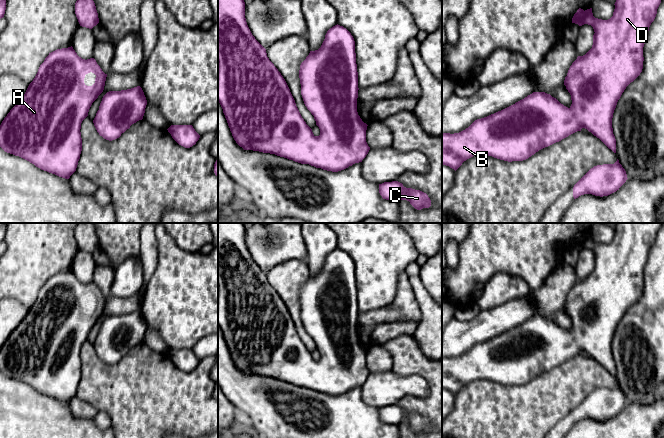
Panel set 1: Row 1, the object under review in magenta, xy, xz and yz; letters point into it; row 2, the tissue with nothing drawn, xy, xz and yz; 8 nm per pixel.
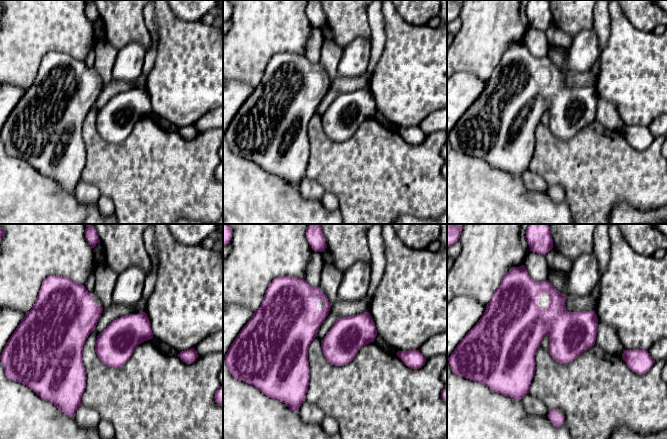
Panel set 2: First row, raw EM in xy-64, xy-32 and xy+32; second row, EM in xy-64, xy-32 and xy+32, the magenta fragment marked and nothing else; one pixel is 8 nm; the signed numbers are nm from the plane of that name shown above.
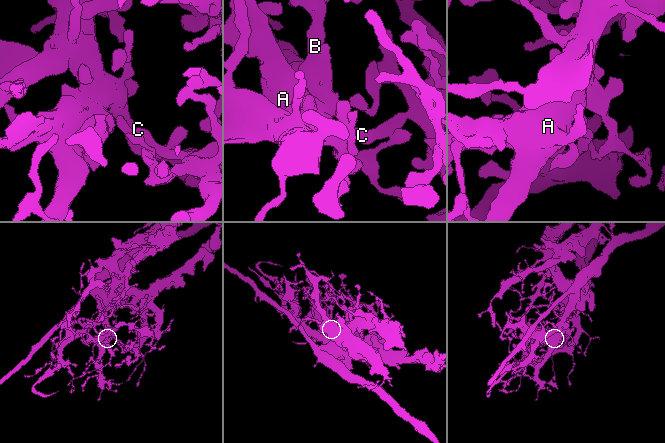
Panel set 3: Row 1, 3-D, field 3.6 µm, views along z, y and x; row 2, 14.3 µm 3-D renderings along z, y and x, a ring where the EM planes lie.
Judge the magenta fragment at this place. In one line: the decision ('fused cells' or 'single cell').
single cell

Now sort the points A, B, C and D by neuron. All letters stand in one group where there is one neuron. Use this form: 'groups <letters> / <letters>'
groups A B C D

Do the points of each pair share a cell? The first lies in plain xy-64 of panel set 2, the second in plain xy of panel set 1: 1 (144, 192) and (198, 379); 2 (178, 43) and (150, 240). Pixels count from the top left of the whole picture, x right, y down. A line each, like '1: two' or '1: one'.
1: one
2: two

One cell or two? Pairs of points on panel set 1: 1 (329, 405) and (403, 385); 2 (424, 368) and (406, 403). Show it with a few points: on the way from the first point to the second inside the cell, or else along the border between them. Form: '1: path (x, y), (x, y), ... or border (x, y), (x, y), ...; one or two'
1: border (360, 386), (362, 399), (378, 409); two
2: path (431, 381), (431, 396), (424, 403), (419, 403); one

